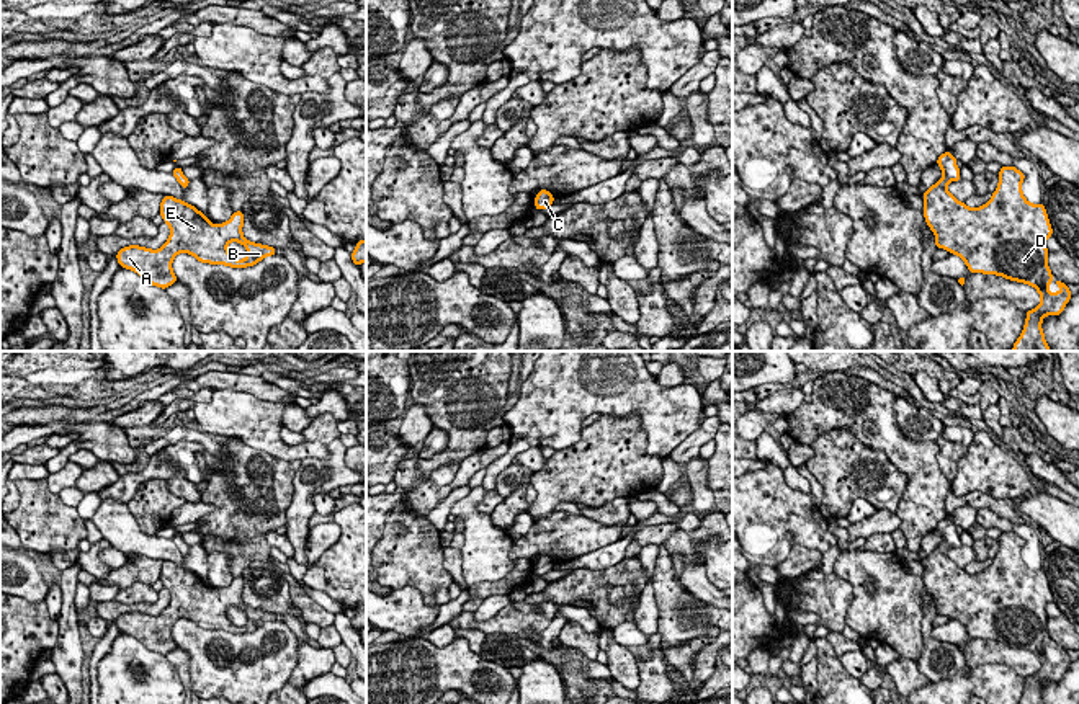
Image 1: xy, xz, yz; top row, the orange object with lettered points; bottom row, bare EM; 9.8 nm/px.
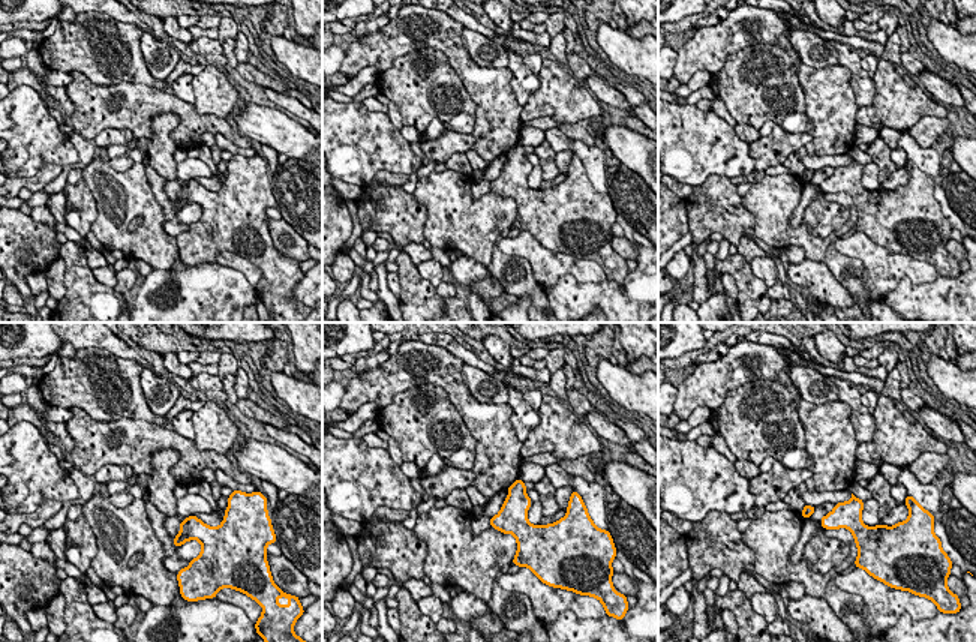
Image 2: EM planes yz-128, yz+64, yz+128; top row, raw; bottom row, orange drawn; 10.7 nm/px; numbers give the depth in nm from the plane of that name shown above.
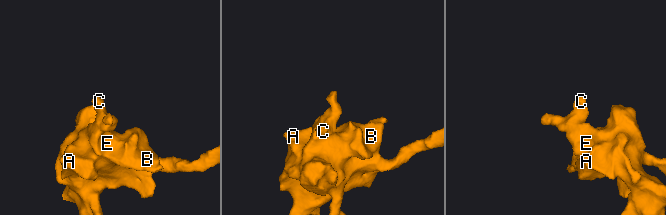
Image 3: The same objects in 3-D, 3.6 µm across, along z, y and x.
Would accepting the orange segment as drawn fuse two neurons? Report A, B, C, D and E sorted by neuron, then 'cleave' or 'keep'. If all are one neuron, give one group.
A B C D E | keep

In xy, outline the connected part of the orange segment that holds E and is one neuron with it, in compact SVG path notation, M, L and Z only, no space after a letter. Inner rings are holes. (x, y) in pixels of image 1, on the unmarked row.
M163 562L159 580L170 593L170 603L159 616L131 611L116 619L123 634L136 637L152 652L167 655L177 648L172 627L178 619L190 619L201 629L232 634L253 632L265 622L276 621L276 614L248 608L244 603L242 577L235 577L224 590L211 590L195 572ZM229 608L242 609L247 614L247 624L235 626L227 617Z

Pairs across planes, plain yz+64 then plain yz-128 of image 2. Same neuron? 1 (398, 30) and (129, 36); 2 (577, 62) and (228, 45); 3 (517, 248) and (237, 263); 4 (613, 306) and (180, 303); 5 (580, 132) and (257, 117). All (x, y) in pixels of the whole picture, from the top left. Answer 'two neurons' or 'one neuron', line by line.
1: one neuron
2: two neurons
3: one neuron
4: one neuron
5: two neurons

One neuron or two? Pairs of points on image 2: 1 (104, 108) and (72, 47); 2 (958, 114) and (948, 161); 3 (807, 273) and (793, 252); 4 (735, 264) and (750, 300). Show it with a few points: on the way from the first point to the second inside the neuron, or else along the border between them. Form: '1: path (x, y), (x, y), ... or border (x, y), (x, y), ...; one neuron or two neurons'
1: border (68, 72), (83, 72), (98, 84), (123, 83); two neurons
2: path (958, 126), (945, 143), (945, 149); one neuron
3: border (805, 257), (799, 263), (789, 264); two neurons
4: path (741, 273), (750, 291); one neuron

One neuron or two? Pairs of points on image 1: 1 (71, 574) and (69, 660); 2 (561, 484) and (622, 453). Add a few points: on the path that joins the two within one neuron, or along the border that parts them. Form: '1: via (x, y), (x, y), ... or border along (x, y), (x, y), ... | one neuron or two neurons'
1: via (69, 595), (69, 639) | one neuron
2: via (576, 474), (594, 471), (607, 463) | one neuron

